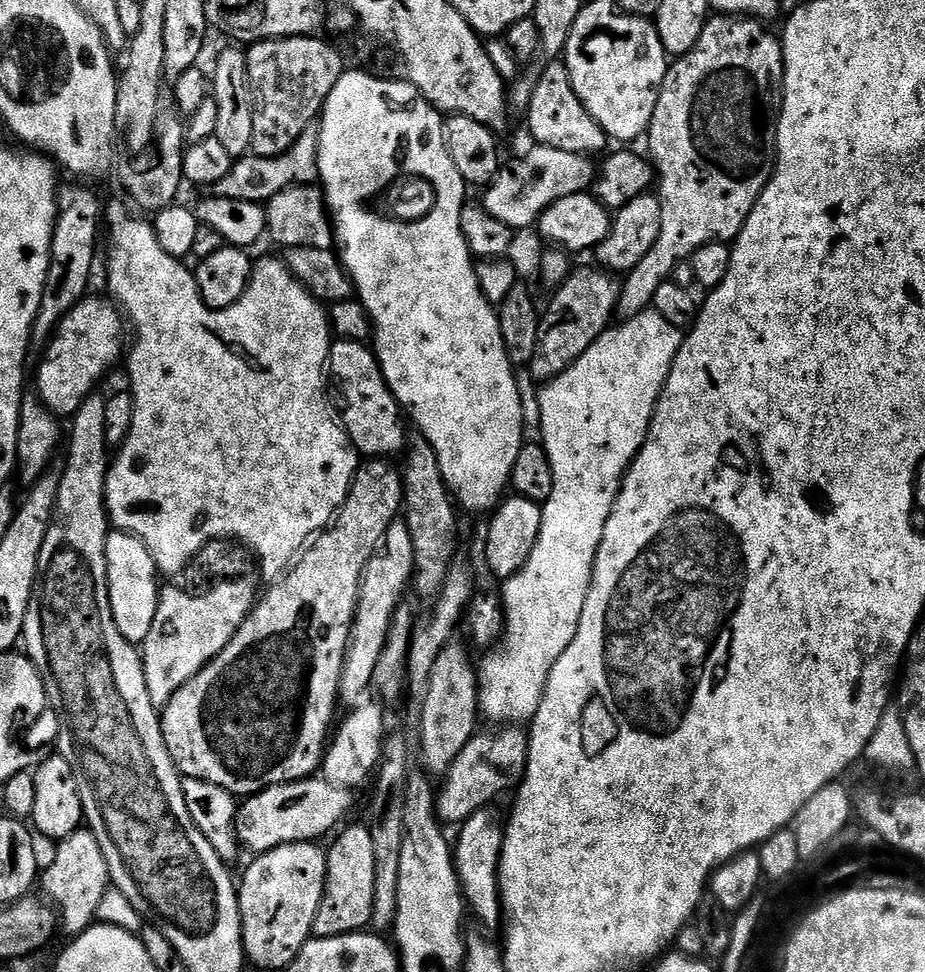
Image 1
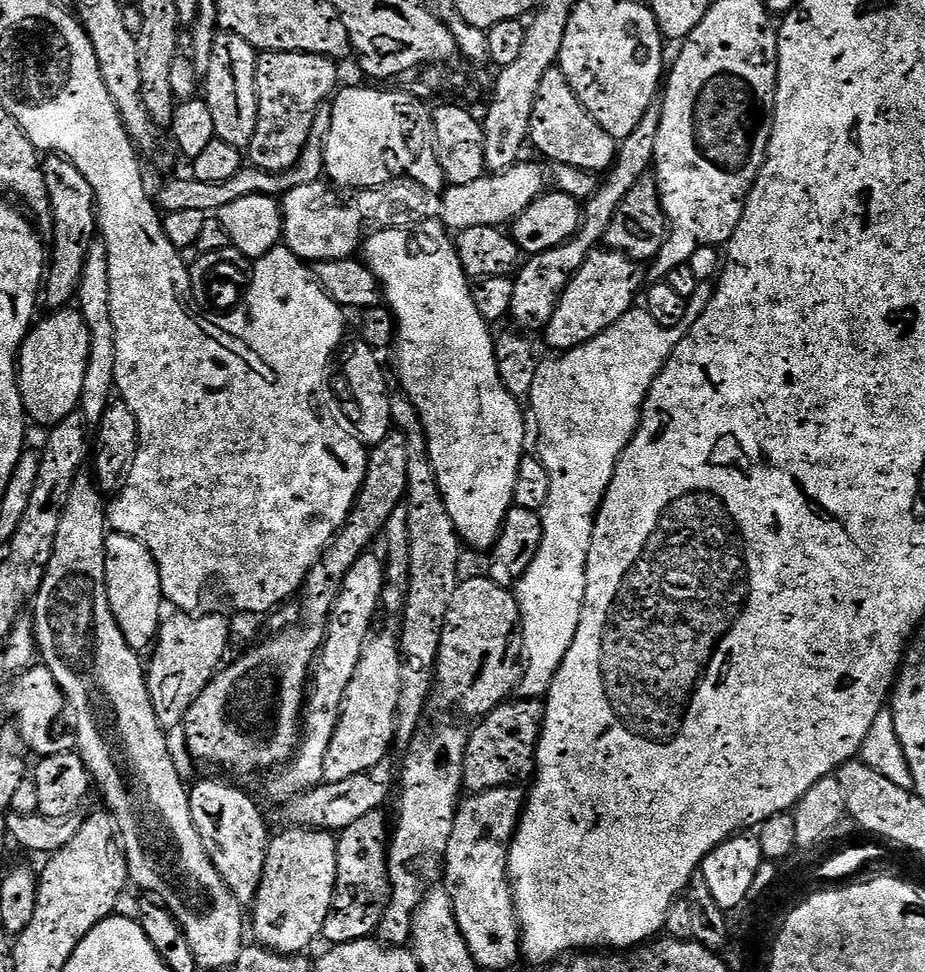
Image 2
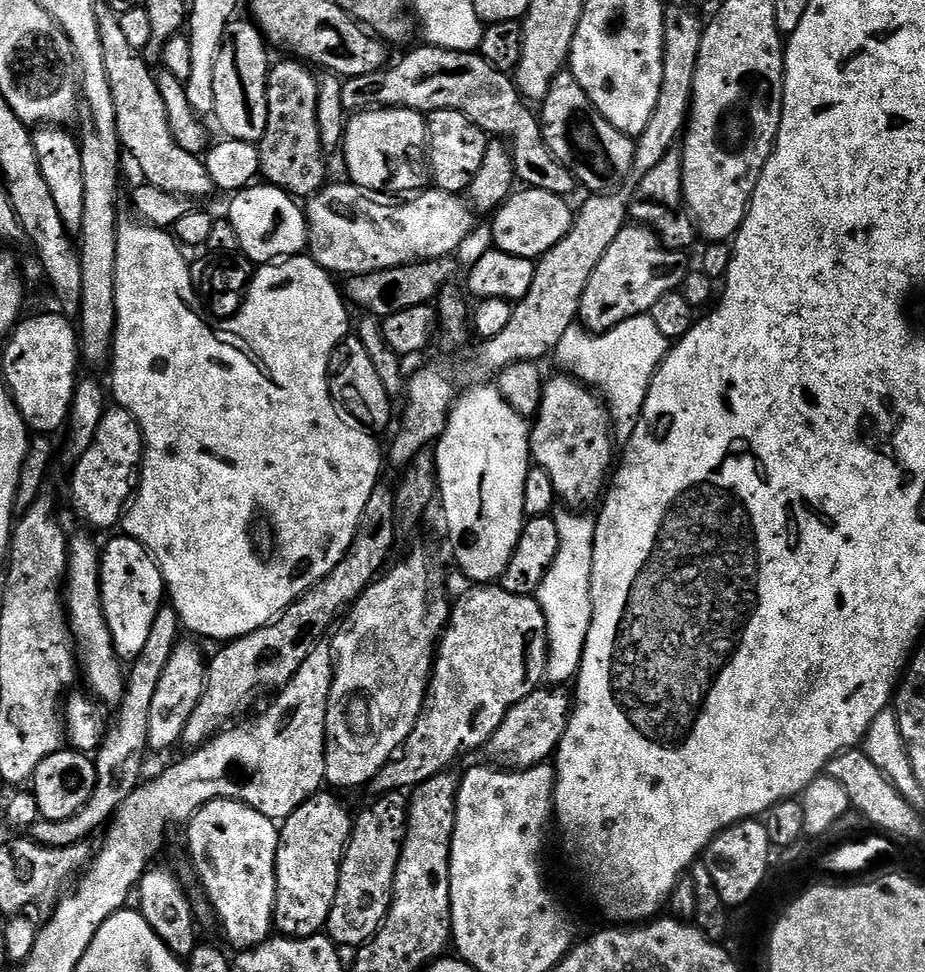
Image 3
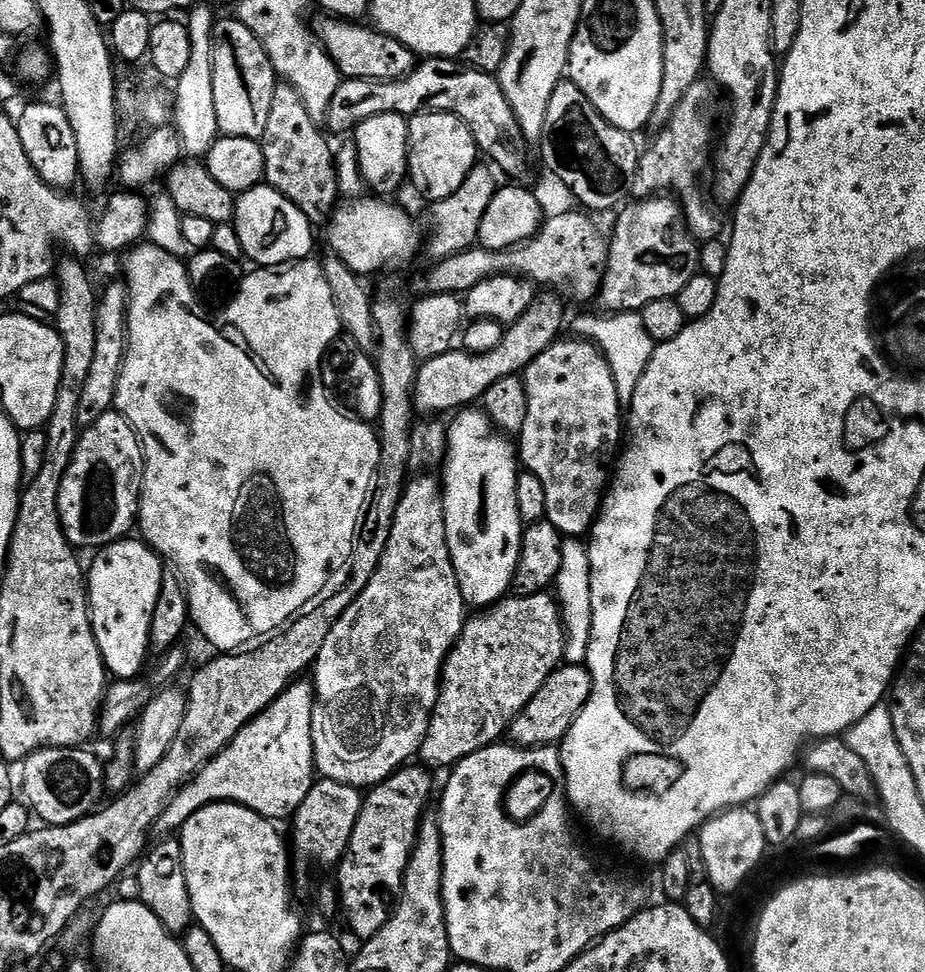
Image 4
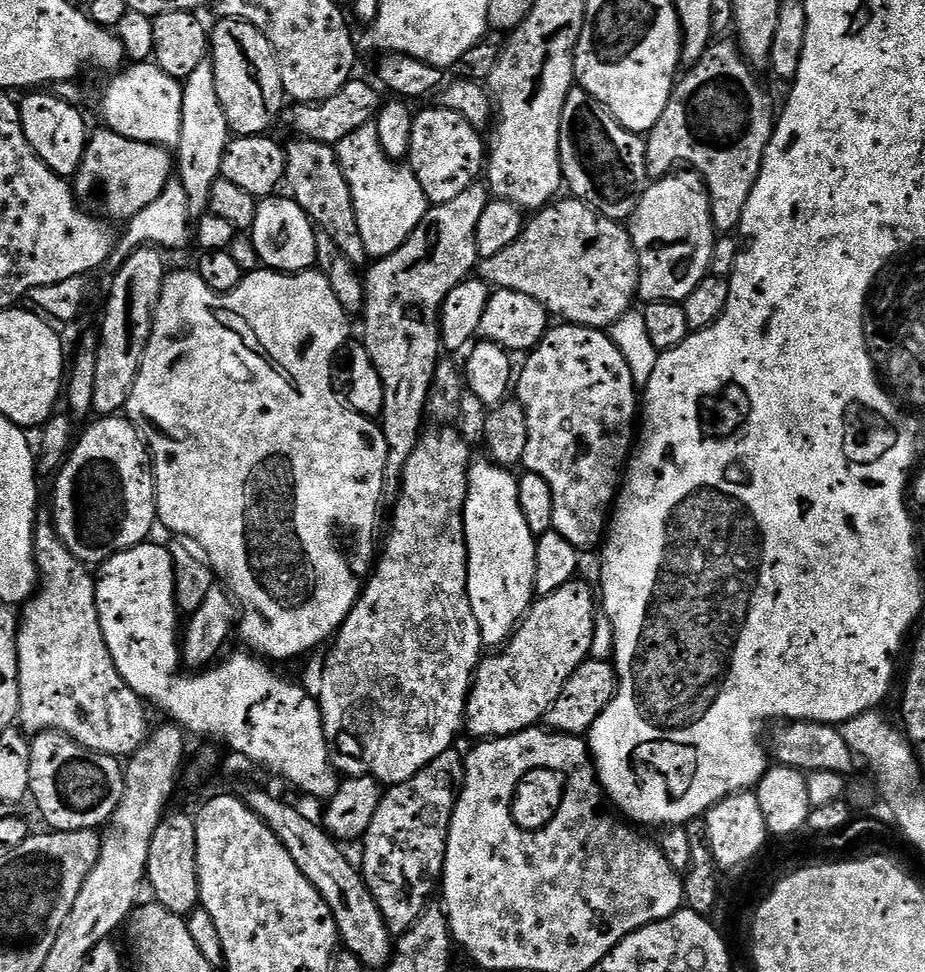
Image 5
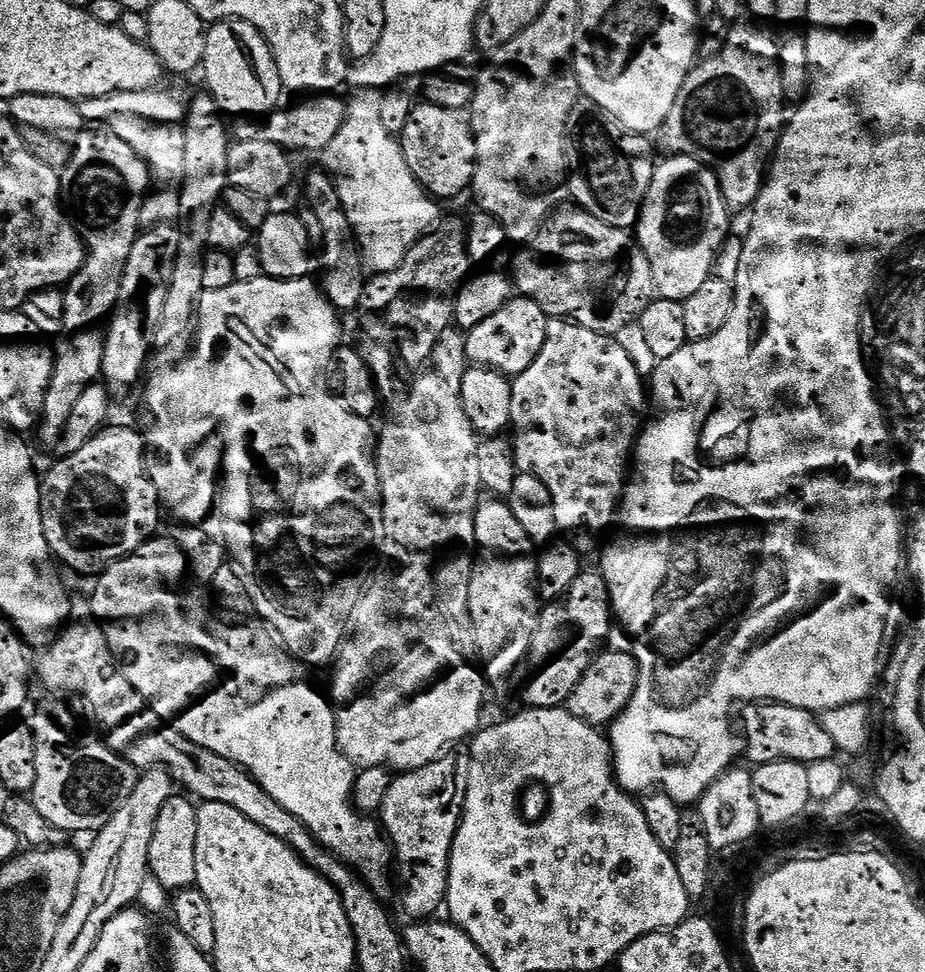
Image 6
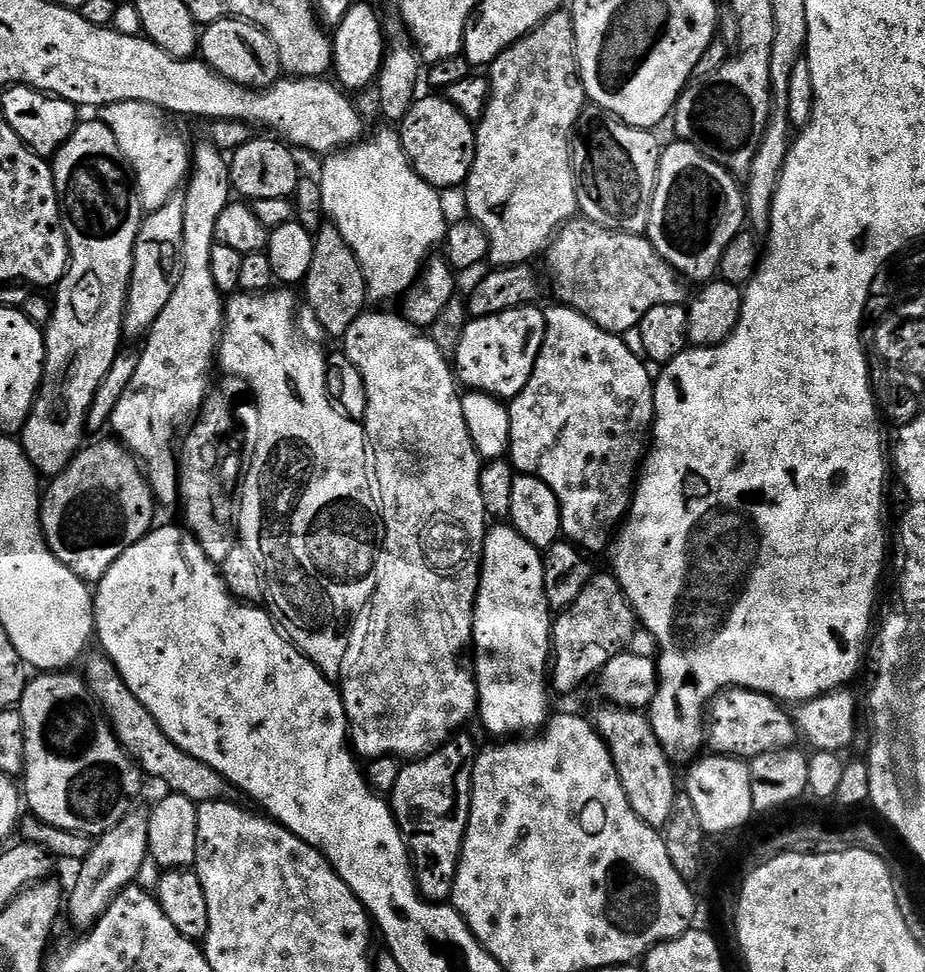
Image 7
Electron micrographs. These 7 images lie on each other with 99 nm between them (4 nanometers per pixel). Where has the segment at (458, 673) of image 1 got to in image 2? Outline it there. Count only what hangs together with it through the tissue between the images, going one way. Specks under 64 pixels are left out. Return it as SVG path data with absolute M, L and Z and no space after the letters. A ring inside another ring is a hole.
M440 724L433 732L417 732L406 749L408 757L404 760L404 768L402 764L402 773L398 778L399 789L403 789L400 794L400 818L394 822L394 833L388 845L388 909L382 914L378 929L379 939L388 946L404 946L411 941L412 919L424 900L428 876L441 871L446 846L450 842L450 830L454 830L454 818L465 791L464 767L469 735L467 727L464 729L456 724Z

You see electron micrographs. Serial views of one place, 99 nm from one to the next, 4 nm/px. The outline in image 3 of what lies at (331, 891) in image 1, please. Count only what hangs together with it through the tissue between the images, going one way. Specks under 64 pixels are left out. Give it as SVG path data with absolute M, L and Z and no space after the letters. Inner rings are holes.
M385 792L377 795L375 799L376 801L361 816L355 817L352 836L348 839L344 860L340 864L338 894L328 915L326 934L337 946L343 946L345 949L348 947L356 950L367 944L375 938L376 931L384 924L384 919L388 916L388 908L392 905L392 883L400 851L404 845L404 835L408 829L409 797L404 792Z

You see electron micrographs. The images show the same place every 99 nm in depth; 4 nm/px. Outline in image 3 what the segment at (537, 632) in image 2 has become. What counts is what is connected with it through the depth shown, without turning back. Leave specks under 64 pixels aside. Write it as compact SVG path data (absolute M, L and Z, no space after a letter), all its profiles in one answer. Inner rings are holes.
M651 315L623 320L608 332L599 334L583 326L574 326L562 334L554 349L554 360L561 364L567 375L581 384L591 386L602 397L617 437L627 442L634 434L634 426L642 414L646 394L657 368L668 355L670 341L654 326ZM563 510L564 512L557 511L554 519L558 526L558 534L560 535L560 545L558 546L558 552L554 558L552 565L550 566L548 573L542 578L542 582L538 586L538 590L534 593L536 601L540 604L540 609L546 620L546 630L548 631L548 665L544 670L544 674L547 683L552 686L564 686L575 677L576 673L580 670L580 663L582 662L582 654L584 653L584 647L586 646L586 634L590 630L590 622L592 621L592 567L594 566L594 534L596 533L596 521L590 515L580 516L584 514L577 514L572 510Z

